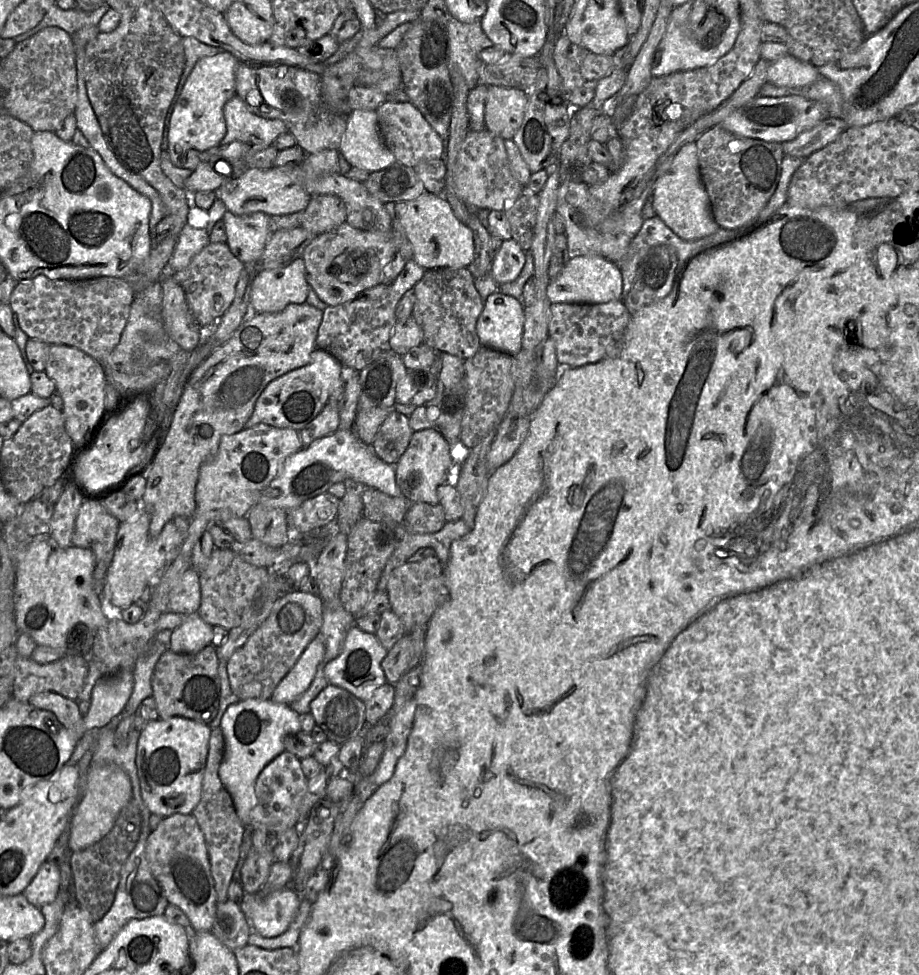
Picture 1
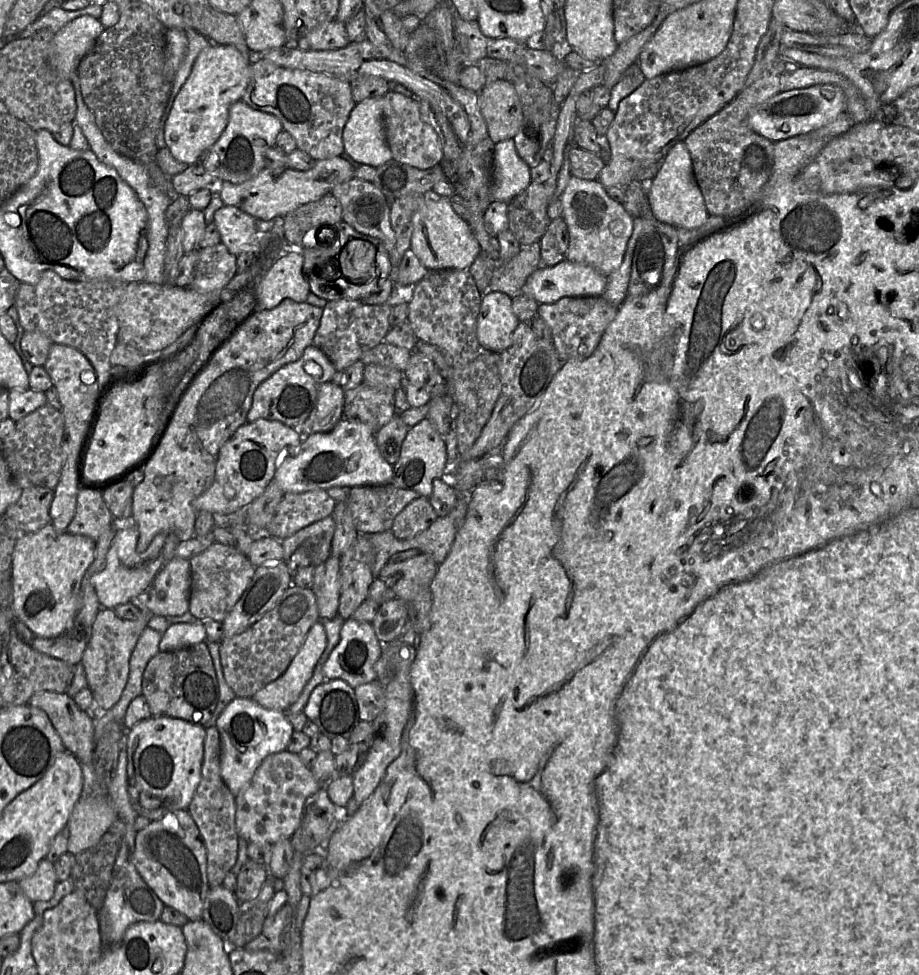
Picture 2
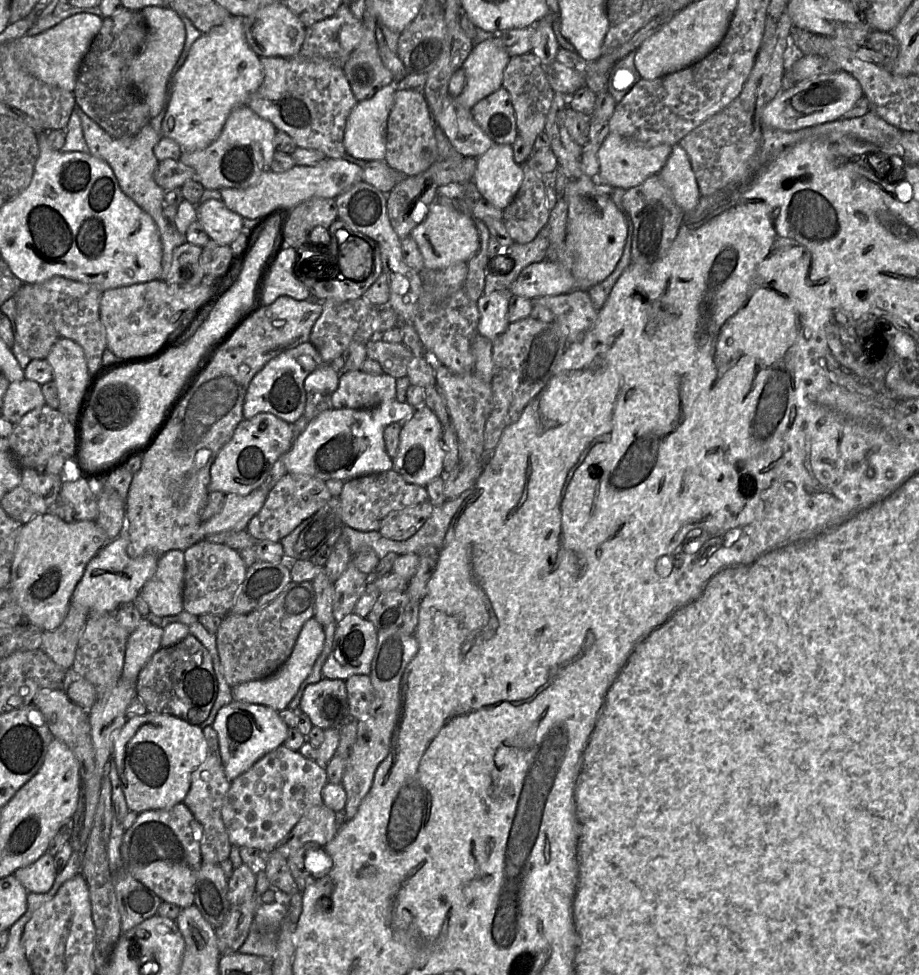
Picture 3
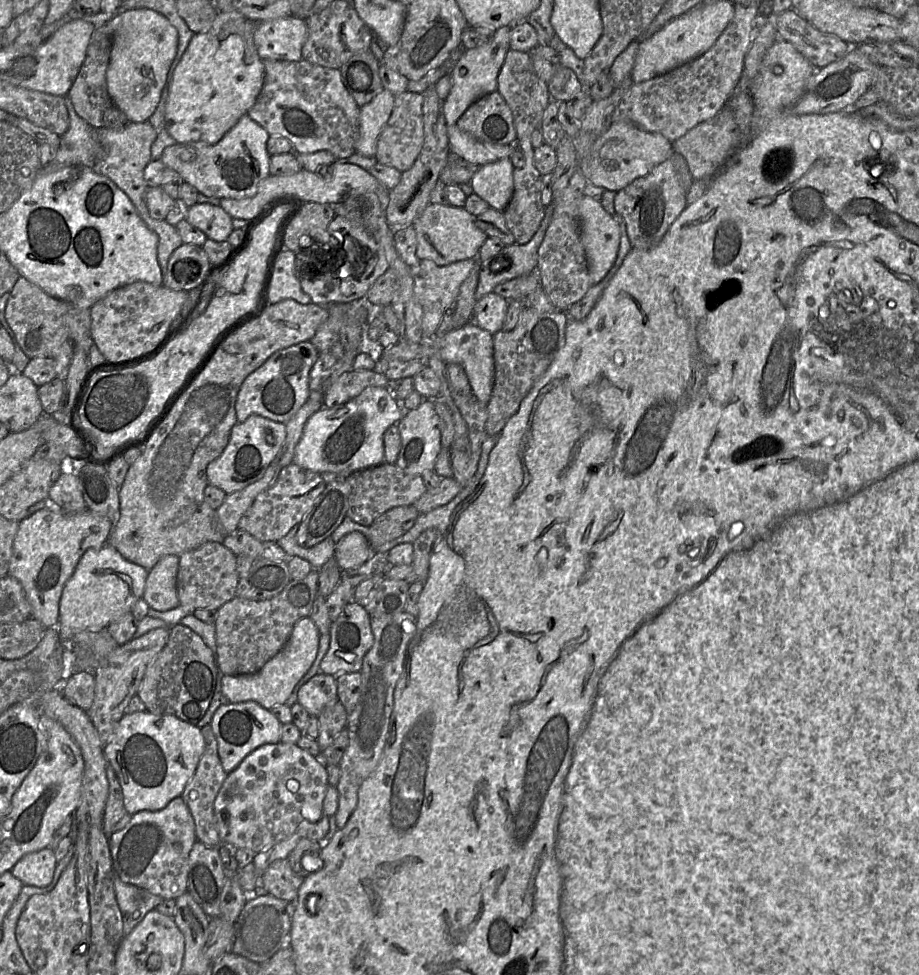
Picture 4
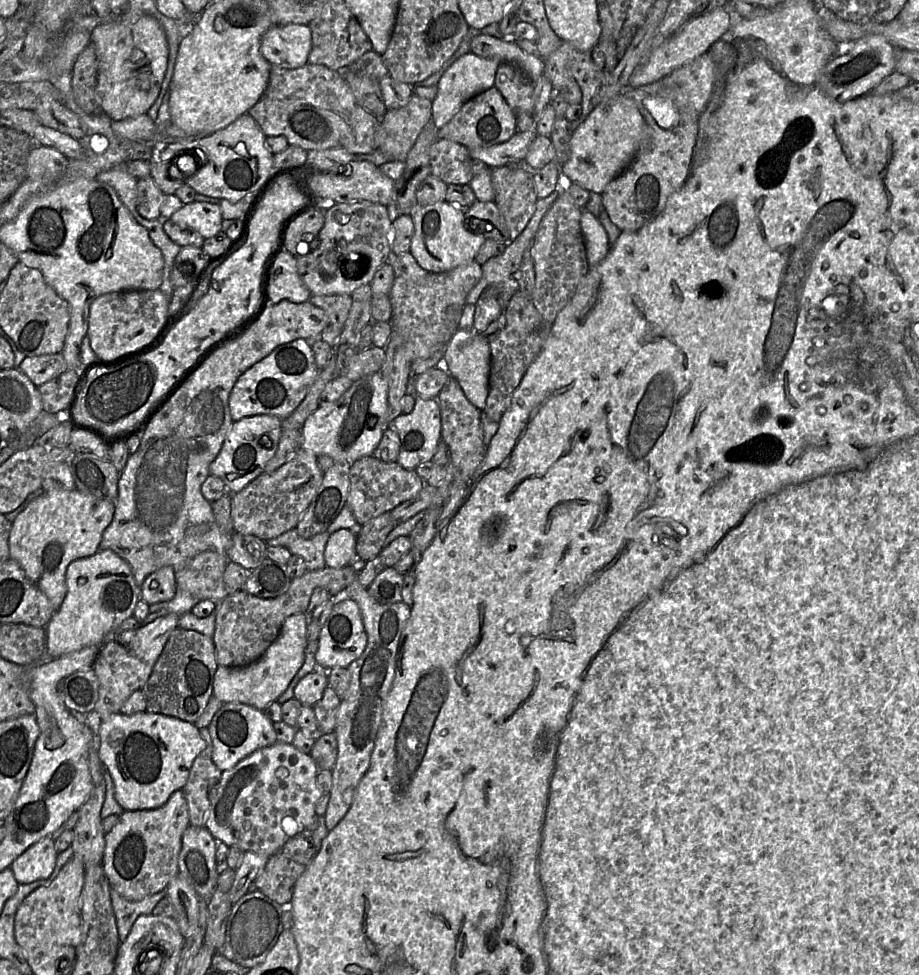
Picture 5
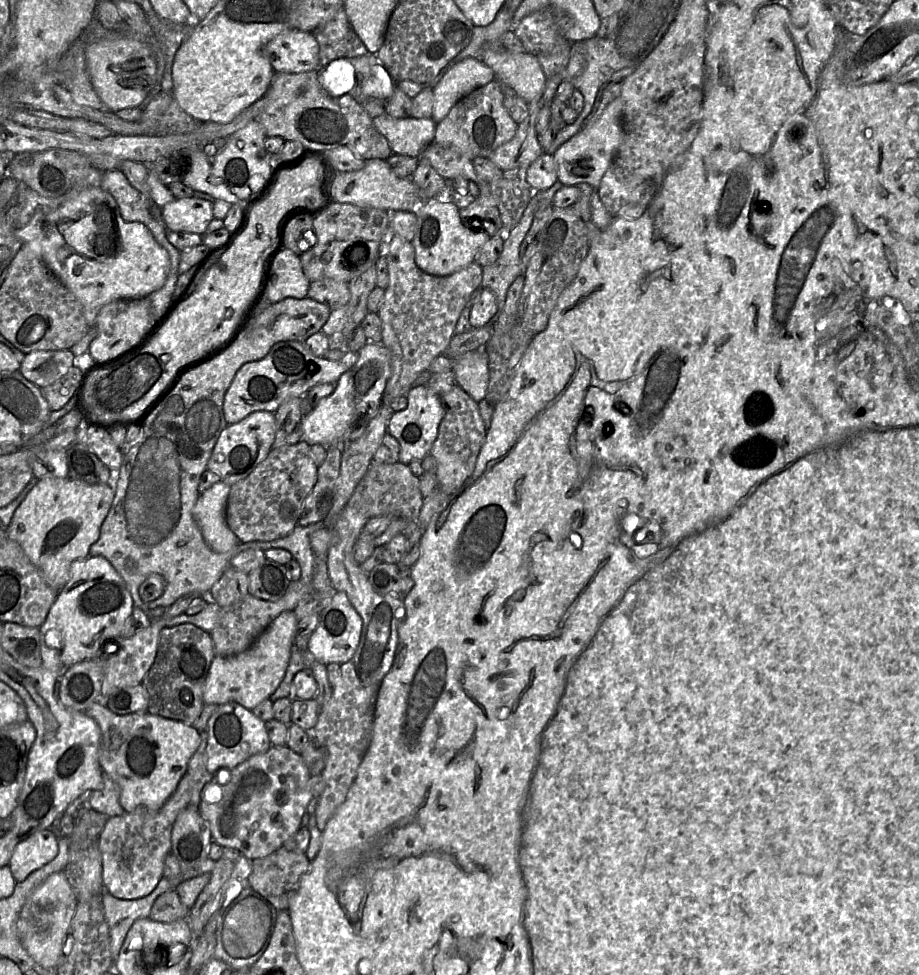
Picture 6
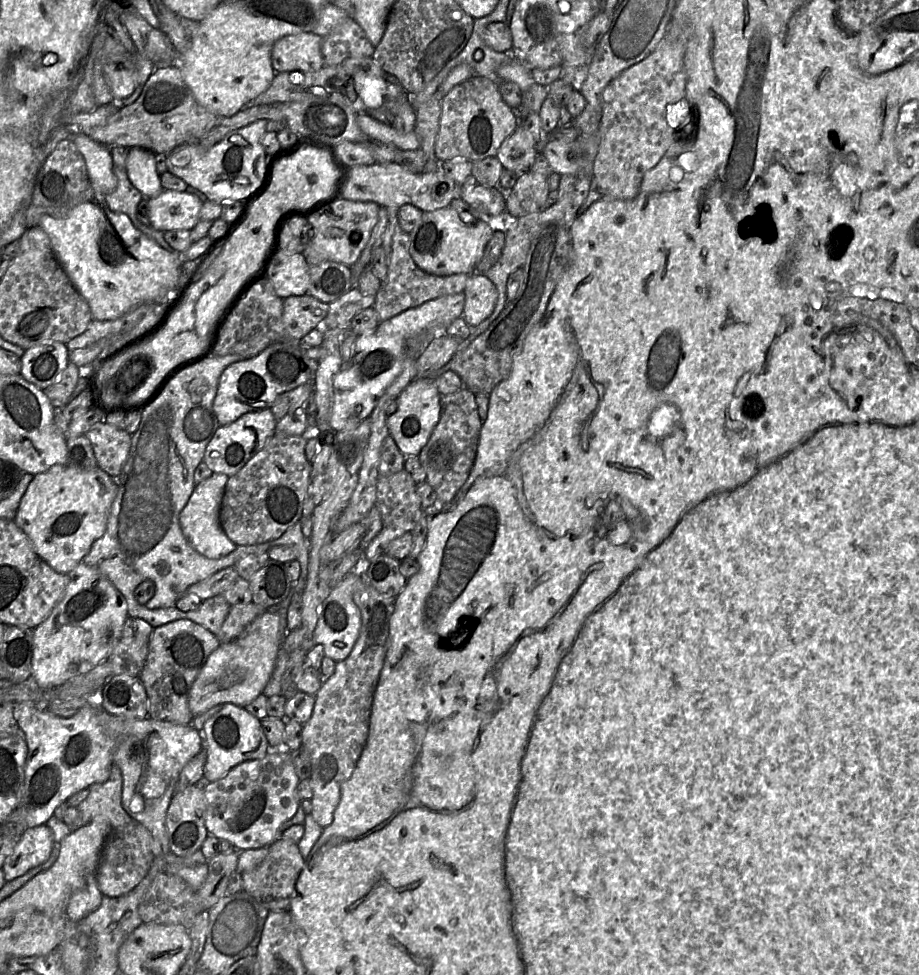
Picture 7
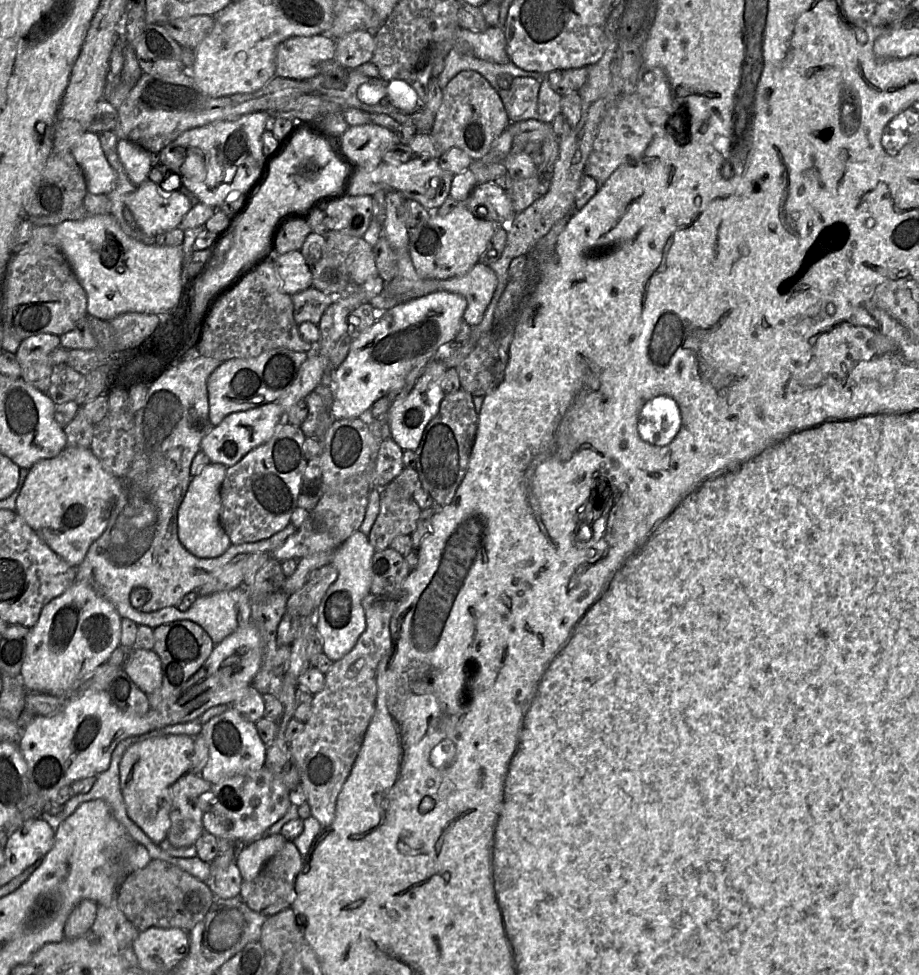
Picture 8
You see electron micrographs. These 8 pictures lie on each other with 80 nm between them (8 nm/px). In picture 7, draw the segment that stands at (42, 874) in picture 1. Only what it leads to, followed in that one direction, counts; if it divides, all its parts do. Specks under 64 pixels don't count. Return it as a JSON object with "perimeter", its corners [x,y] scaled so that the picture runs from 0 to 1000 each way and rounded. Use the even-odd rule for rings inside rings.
{"perimeter":[[[51,846],[28,849],[1,890],[7,905],[50,884],[59,867],[58,854]]]}

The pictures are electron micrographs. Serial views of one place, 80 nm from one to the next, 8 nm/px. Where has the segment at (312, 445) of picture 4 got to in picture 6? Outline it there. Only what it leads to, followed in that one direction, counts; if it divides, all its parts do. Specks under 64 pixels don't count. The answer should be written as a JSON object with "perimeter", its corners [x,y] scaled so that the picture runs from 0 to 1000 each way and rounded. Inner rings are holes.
{"perimeter":[[[402,350],[390,360],[387,373],[366,391],[363,402],[331,427],[330,451],[337,457],[349,455],[358,458],[392,448],[415,417],[417,402],[424,386],[423,358],[417,352]]]}

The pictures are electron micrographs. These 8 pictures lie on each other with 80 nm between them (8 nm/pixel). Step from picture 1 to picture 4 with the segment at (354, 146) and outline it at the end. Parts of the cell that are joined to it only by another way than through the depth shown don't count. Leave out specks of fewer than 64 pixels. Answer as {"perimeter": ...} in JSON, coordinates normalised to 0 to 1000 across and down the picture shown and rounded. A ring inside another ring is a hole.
{"perimeter":[[[417,91],[405,104],[392,111],[387,157],[408,161],[412,138],[429,109],[429,97]]]}

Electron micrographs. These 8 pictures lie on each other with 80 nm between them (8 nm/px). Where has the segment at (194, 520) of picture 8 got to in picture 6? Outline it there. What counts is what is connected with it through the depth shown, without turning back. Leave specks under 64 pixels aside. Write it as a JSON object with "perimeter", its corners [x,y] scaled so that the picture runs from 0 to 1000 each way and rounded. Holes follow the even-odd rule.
{"perimeter":[[[239,492],[218,506],[210,521],[211,533],[224,558],[237,567],[248,566],[262,557],[245,531],[249,504],[250,498]]]}

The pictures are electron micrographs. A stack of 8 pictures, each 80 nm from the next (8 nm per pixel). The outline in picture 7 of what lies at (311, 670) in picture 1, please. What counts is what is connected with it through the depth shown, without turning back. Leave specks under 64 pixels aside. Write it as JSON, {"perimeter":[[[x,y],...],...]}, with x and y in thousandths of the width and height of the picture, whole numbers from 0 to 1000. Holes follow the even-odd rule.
{"perimeter":[[[288,627],[260,653],[240,658],[227,672],[208,705],[205,723],[210,734],[235,723],[254,722],[267,725],[285,712],[298,688],[311,648],[310,632]]]}

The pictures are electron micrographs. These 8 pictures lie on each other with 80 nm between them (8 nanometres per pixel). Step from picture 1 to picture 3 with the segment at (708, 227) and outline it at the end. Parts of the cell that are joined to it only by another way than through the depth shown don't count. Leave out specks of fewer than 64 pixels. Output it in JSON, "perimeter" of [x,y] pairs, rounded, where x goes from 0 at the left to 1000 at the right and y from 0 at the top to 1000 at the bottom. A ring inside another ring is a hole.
{"perimeter":[[[739,148],[731,150],[730,158],[716,179],[744,219],[753,217],[760,211],[763,199],[757,182],[750,160]]]}

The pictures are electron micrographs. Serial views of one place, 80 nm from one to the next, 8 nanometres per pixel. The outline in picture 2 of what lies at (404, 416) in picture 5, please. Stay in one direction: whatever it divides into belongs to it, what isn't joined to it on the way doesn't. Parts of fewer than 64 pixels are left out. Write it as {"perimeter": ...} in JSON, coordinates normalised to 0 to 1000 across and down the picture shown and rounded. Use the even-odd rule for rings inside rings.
{"perimeter":[[[466,428],[445,439],[439,452],[433,472],[428,477],[427,496],[434,501],[454,505],[458,510],[466,511],[470,507],[471,493],[484,487],[486,475],[485,455]]]}

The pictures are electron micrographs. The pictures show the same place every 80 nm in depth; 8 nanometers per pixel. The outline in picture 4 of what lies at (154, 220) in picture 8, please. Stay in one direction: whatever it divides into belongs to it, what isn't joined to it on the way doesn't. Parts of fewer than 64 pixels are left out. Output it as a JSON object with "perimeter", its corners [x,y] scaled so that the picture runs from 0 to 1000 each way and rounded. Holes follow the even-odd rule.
{"perimeter":[[[229,208],[206,211],[201,226],[237,248],[247,247],[256,235],[254,224],[240,211]]]}

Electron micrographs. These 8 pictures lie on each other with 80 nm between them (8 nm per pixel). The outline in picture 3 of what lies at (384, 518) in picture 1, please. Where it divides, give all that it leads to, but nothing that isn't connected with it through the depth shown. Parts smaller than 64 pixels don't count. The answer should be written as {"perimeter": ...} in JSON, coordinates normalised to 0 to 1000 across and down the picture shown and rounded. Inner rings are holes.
{"perimeter":[[[429,481],[394,487],[374,494],[370,508],[373,537],[396,546],[412,545],[416,533],[424,525],[465,513],[464,499],[442,494]]]}

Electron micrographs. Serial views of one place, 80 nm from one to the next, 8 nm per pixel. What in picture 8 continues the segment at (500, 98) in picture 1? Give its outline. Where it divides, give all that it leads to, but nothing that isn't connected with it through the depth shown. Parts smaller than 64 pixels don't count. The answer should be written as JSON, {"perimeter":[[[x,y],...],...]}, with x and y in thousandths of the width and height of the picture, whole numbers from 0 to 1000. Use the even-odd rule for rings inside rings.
{"perimeter":[[[505,72],[496,76],[482,91],[480,107],[467,136],[478,157],[496,151],[514,164],[519,164],[532,157],[535,147],[555,127],[541,93],[520,74]]]}

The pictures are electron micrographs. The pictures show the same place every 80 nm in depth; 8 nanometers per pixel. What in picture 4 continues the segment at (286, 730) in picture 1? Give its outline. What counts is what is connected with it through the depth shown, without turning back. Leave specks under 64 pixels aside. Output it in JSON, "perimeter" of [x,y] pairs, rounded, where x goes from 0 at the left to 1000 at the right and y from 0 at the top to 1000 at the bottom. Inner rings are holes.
{"perimeter":[[[276,719],[239,724],[229,742],[237,761],[237,774],[247,794],[256,790],[274,770],[288,763],[306,761],[307,742],[295,728]]]}

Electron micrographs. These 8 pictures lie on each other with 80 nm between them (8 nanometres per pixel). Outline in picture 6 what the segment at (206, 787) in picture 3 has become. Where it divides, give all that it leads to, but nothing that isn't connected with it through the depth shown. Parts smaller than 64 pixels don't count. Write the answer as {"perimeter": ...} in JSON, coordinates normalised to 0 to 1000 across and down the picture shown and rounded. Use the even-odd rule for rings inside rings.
{"perimeter":[[[225,749],[217,750],[217,752],[219,754],[220,761],[212,773],[209,775],[203,790],[203,795],[207,798],[207,804],[209,807],[206,827],[213,829],[218,828],[223,806],[229,803],[233,797],[233,795],[225,789]]]}

